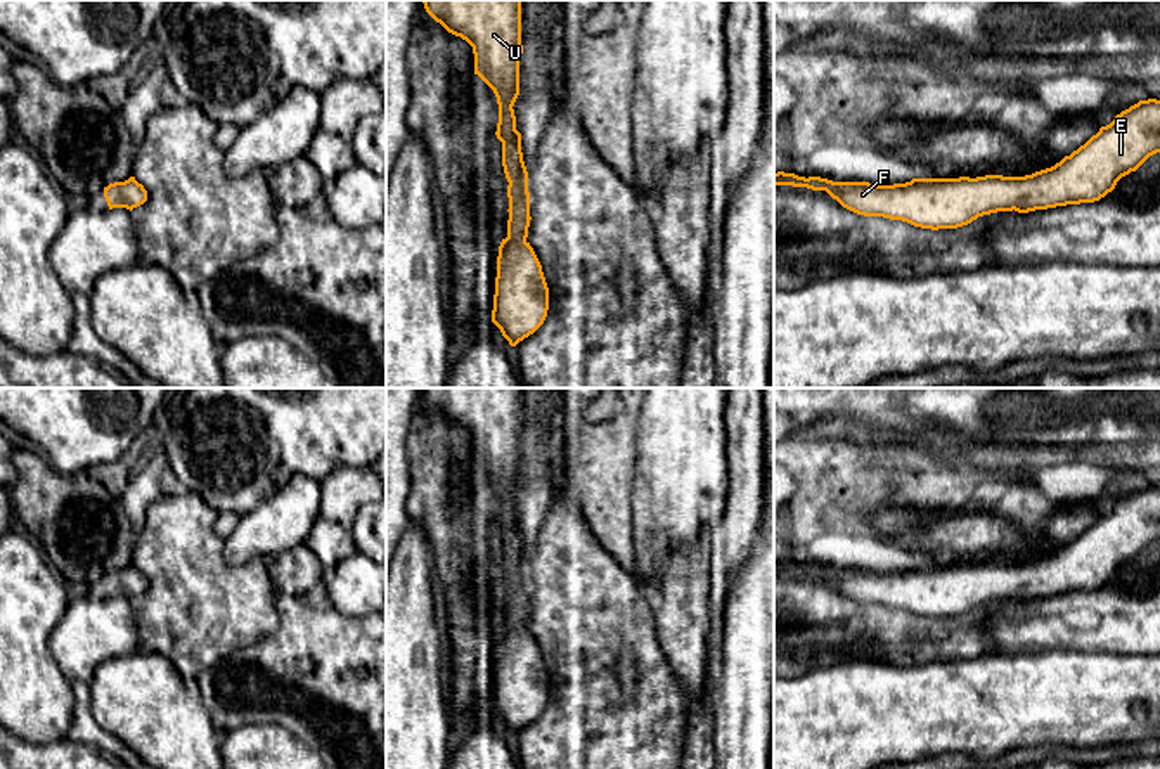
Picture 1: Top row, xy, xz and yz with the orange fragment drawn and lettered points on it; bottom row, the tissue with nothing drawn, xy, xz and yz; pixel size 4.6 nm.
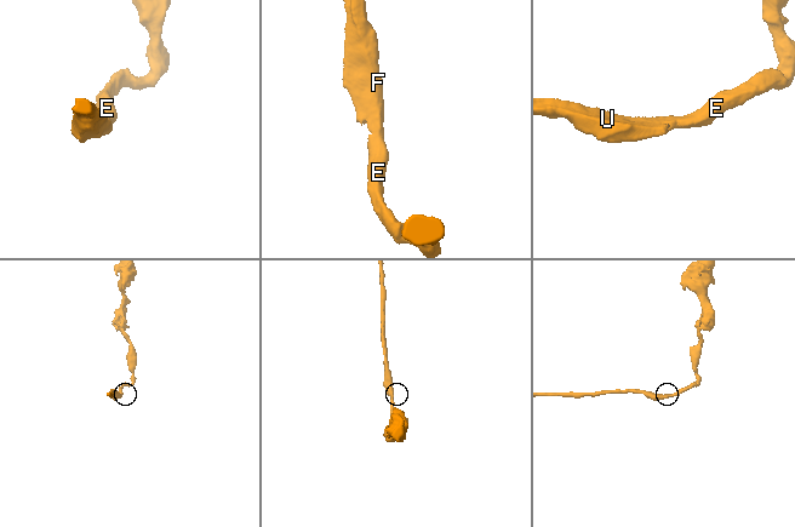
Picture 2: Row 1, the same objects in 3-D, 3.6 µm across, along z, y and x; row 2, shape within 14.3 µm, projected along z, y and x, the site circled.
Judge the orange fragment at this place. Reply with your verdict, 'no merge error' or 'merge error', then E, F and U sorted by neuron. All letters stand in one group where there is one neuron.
no merge error; groups E F U

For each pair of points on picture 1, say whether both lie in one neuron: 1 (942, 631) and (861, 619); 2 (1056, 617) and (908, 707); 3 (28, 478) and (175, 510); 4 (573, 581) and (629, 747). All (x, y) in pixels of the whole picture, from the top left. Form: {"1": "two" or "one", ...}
{"1": "one", "2": "two", "3": "two", "4": "one"}

